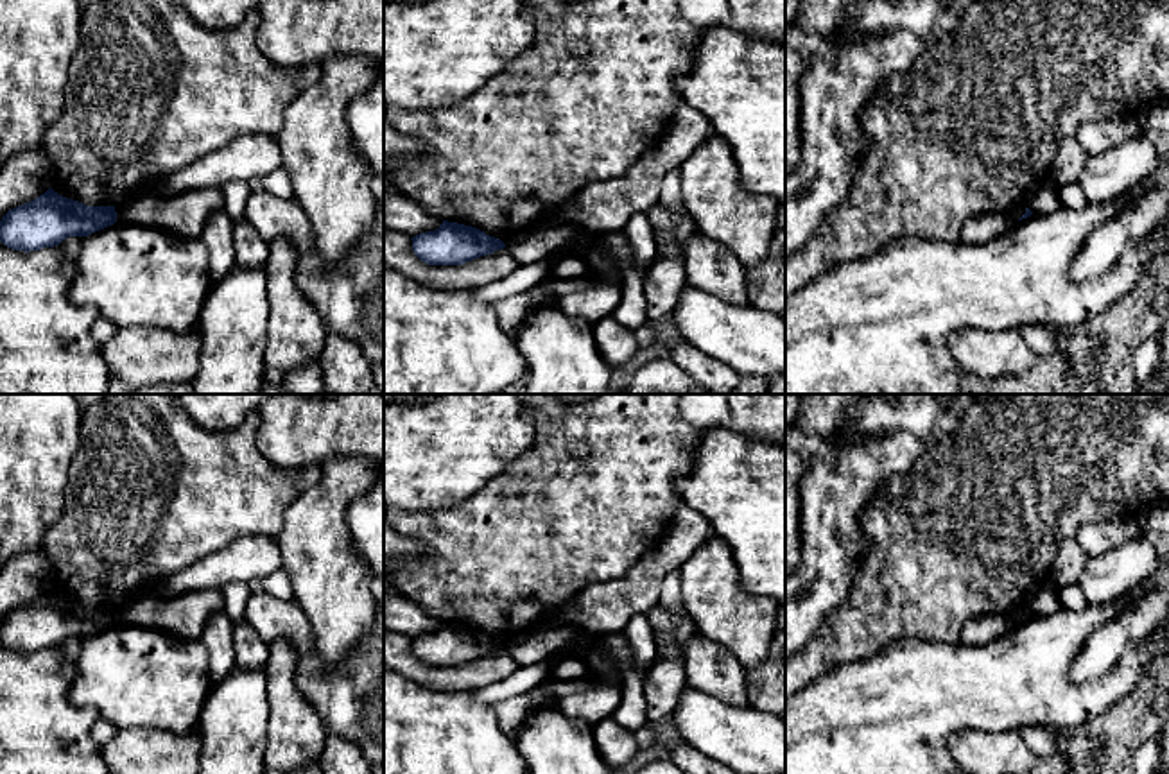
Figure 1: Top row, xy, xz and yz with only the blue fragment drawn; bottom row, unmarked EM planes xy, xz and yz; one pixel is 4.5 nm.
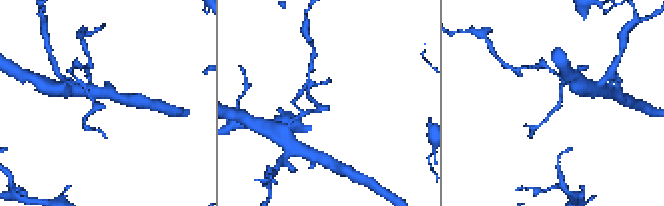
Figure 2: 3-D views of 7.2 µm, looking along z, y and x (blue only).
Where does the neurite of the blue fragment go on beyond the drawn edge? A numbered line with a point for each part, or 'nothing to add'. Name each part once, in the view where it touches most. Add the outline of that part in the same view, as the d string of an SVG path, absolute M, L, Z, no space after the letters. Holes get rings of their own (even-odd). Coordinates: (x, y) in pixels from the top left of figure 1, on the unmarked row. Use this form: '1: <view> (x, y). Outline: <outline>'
nothing to add

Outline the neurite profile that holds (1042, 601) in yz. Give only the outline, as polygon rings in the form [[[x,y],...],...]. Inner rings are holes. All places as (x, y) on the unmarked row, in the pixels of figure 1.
[[[1051,582],[1038,586],[1024,602],[1033,615],[1052,615],[1061,609]]]

